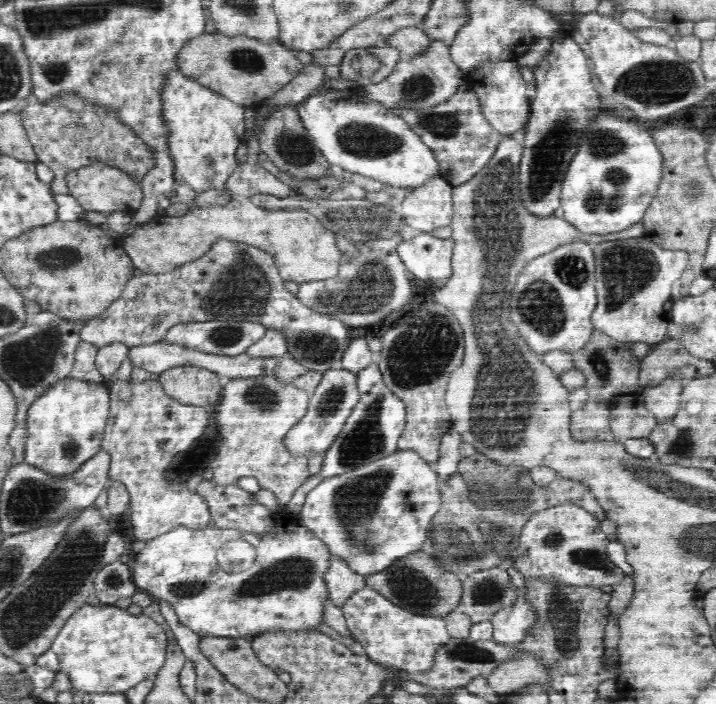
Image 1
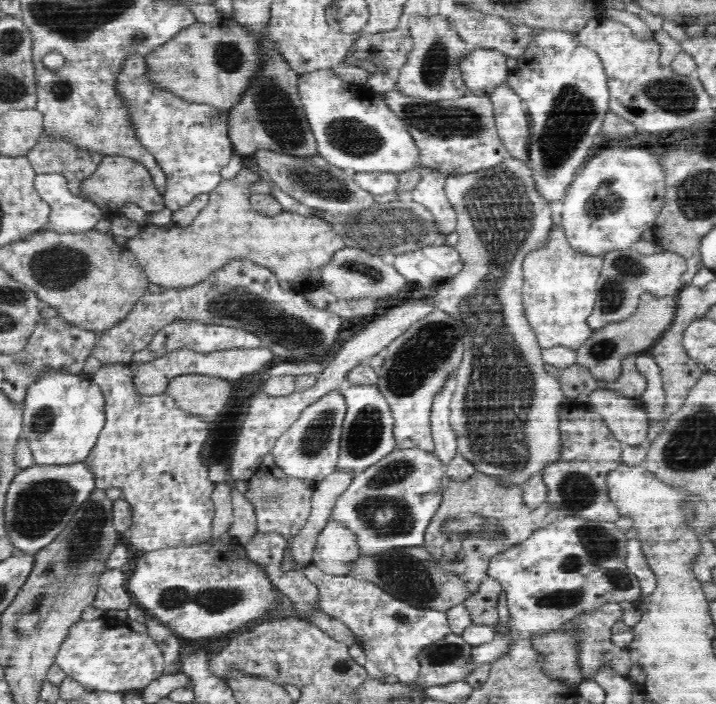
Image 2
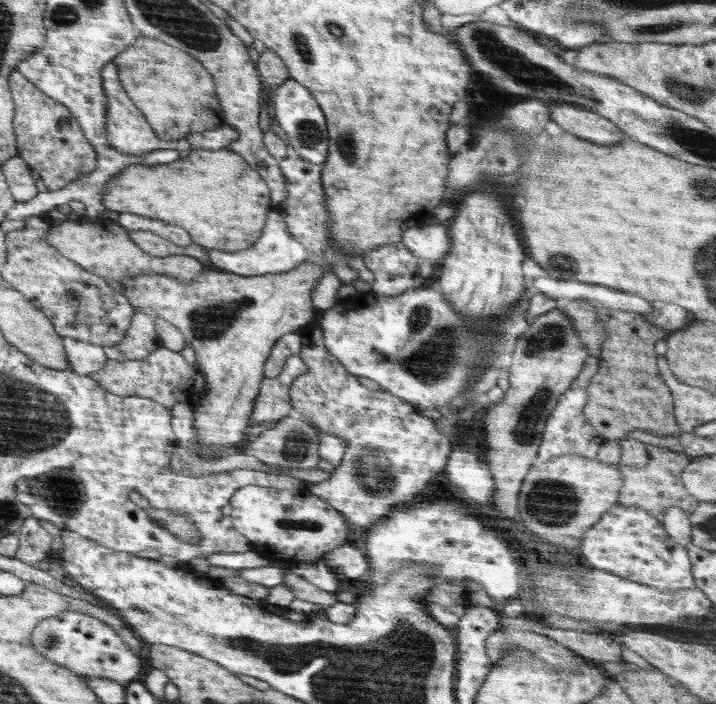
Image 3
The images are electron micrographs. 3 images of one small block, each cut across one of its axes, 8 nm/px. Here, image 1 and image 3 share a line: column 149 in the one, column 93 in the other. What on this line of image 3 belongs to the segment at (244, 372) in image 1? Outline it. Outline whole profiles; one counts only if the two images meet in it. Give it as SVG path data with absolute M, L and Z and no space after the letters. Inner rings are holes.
M63 337L63 346L71 362L70 371L79 376L89 376L107 364L108 358L103 346L66 337Z

